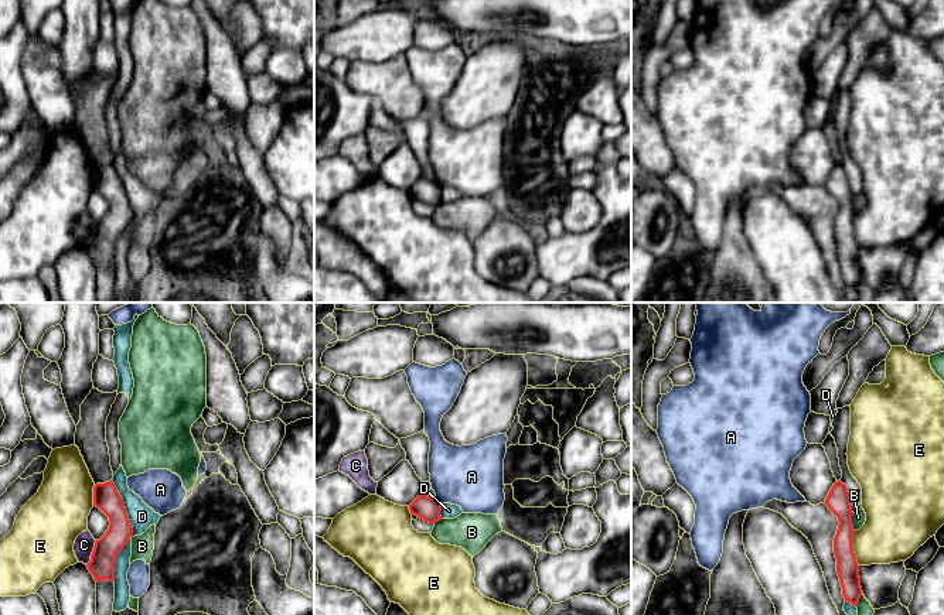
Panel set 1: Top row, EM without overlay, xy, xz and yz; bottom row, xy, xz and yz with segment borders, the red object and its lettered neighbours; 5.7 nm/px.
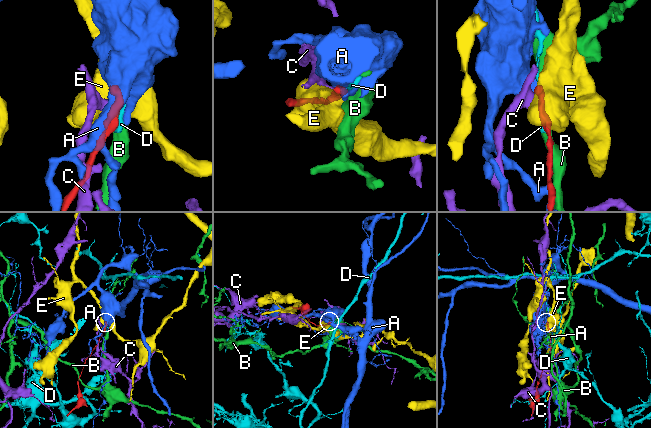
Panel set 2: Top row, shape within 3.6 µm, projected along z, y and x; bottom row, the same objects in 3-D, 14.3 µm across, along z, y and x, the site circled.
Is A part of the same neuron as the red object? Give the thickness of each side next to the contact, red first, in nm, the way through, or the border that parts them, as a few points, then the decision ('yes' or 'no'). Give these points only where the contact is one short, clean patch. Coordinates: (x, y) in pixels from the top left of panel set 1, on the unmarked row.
calibres 140 and 360 nm; border xz (436, 180), (442, 185); no

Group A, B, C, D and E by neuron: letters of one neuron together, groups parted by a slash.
A / B / C / D / E

